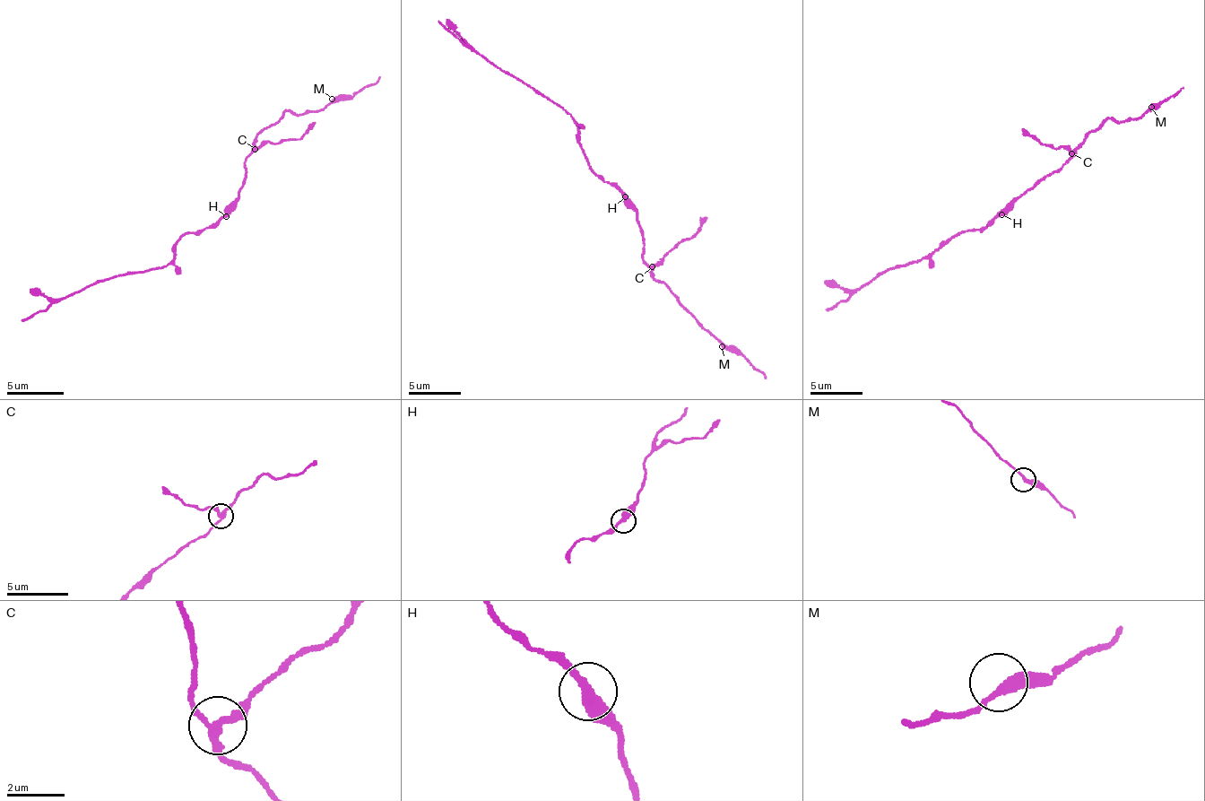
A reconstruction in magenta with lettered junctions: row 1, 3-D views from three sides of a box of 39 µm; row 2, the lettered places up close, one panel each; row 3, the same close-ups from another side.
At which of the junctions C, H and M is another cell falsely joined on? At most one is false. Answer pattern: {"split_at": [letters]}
{"split_at": ["C"]}

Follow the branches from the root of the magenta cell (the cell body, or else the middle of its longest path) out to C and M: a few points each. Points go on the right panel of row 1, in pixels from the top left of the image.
C: (999, 212), (1004, 212), (1020, 196), (1052, 175), (1072, 154)
M: (999, 212), (1004, 212), (1052, 175), (1086, 135), (1109, 117), (1135, 120), (1151, 107)

